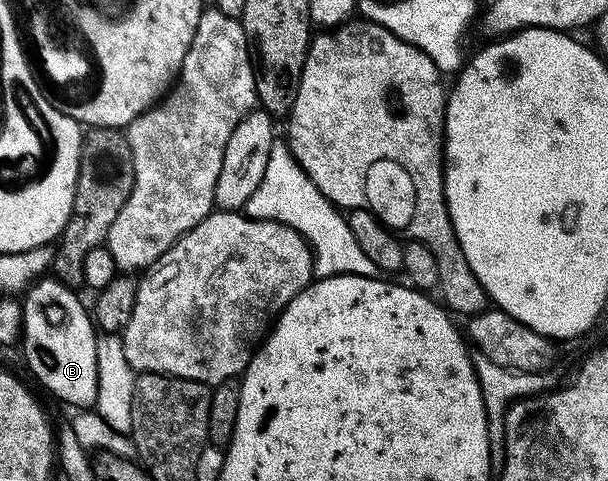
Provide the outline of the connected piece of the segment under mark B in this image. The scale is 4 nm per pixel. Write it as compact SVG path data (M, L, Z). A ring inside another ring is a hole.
M47 275L26 290L22 298L23 333L21 348L27 360L27 369L56 397L70 407L91 407L97 399L97 326L92 314L79 302L70 285L63 285L54 276Z

